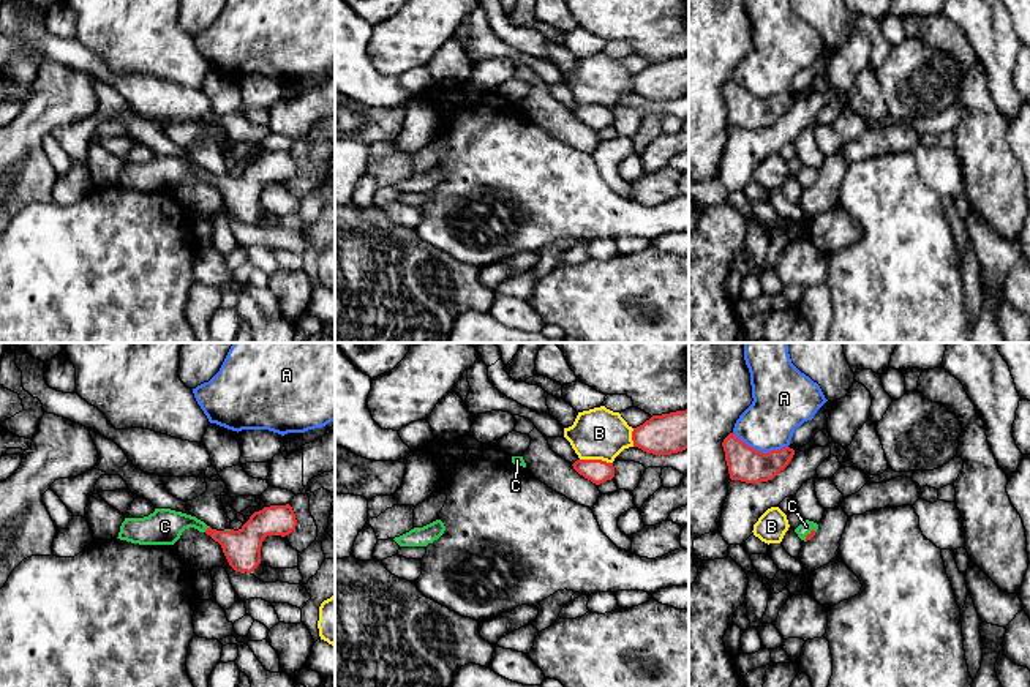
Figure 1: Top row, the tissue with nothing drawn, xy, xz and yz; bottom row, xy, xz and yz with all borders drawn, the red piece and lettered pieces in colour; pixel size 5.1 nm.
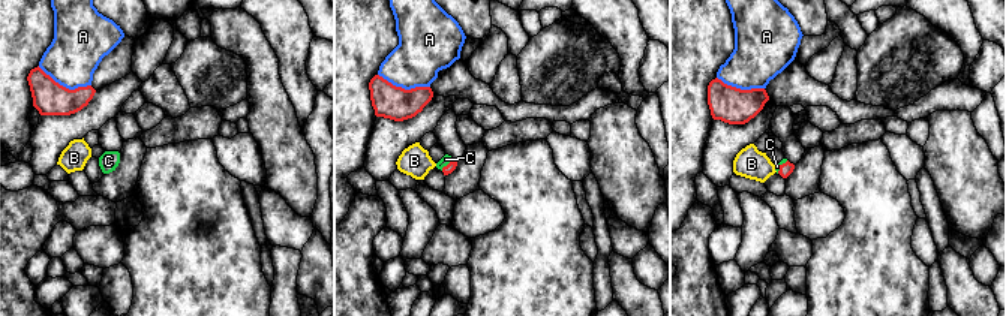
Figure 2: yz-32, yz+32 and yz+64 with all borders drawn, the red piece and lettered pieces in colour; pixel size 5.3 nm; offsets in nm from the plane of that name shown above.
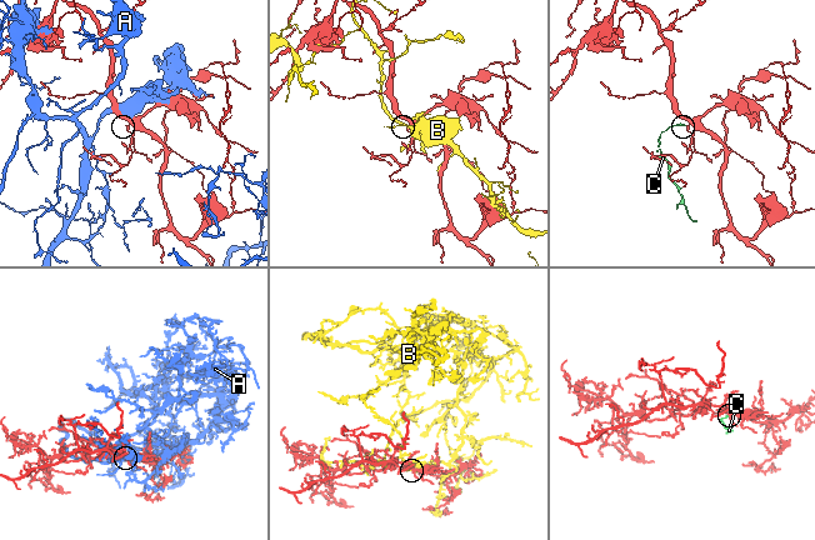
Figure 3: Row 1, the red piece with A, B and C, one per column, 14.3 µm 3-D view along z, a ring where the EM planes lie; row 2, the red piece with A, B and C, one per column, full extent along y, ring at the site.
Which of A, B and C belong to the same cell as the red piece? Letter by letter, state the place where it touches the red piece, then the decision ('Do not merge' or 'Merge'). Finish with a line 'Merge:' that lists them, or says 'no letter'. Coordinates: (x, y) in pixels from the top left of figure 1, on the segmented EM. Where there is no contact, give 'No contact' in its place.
A: Touches red at yz (760, 452). Do not merge
B: Touches red at xz (596, 460). Do not merge
C: Touches red at xy (206, 529). Merge
Merge: C

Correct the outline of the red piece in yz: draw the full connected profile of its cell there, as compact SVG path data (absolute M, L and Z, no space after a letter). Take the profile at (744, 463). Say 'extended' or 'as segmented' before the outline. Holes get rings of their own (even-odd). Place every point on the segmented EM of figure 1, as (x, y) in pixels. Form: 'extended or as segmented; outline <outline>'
as segmented; outline M730 433L722 442L731 480L761 483L772 480L791 461L795 450L784 447L768 453L758 452Z

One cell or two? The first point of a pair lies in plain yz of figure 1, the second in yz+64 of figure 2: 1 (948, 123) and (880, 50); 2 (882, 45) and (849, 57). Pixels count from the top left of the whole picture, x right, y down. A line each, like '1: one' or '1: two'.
1: two
2: two

